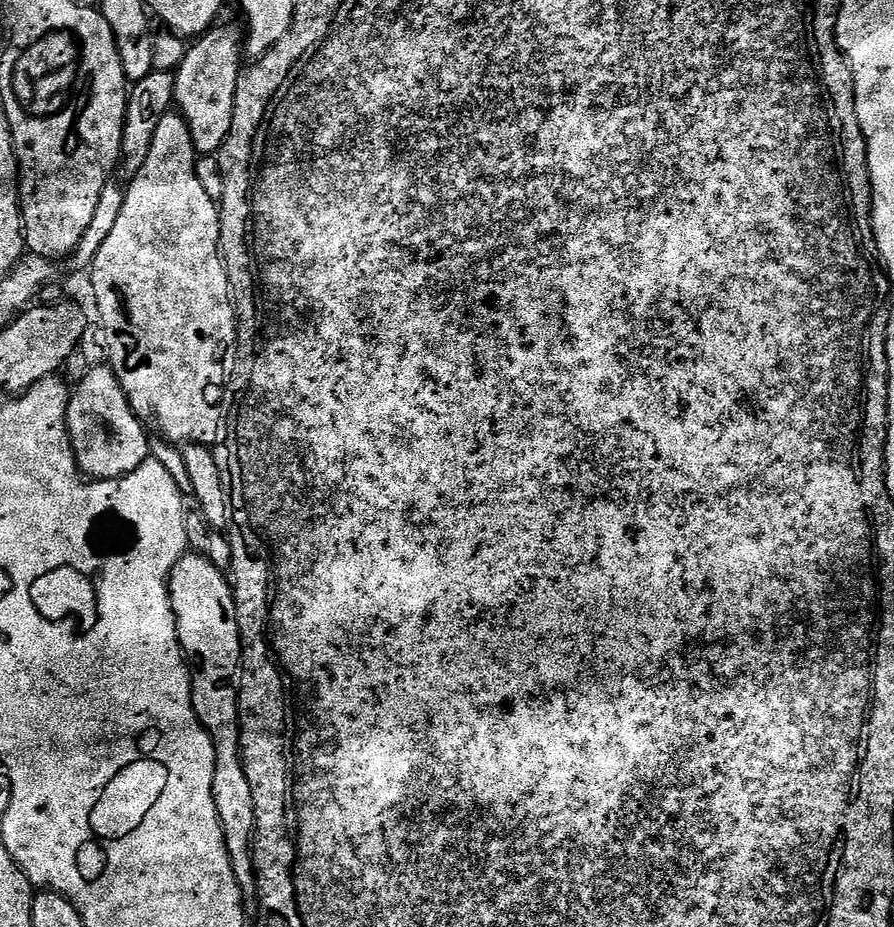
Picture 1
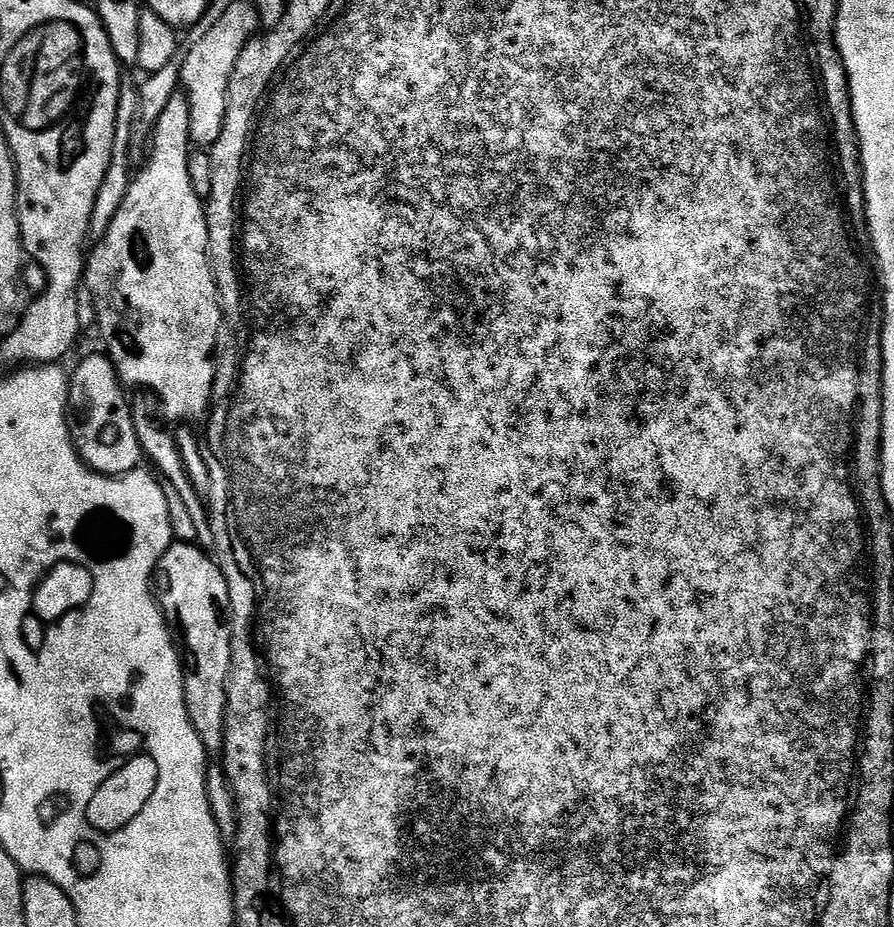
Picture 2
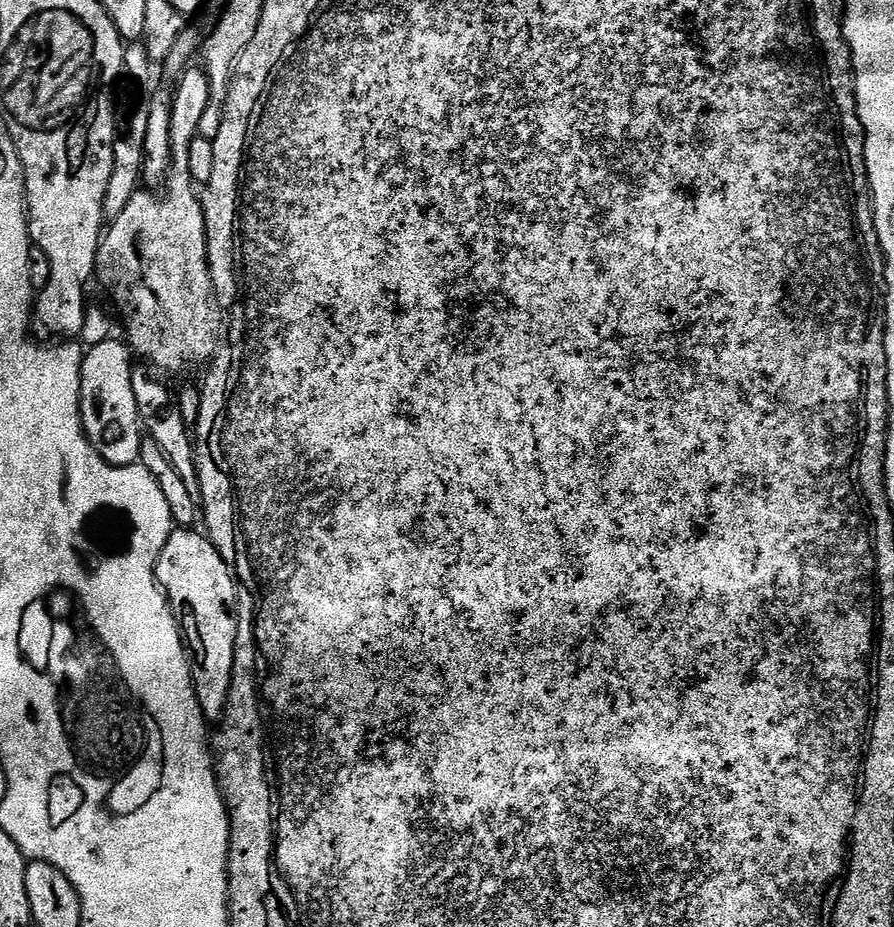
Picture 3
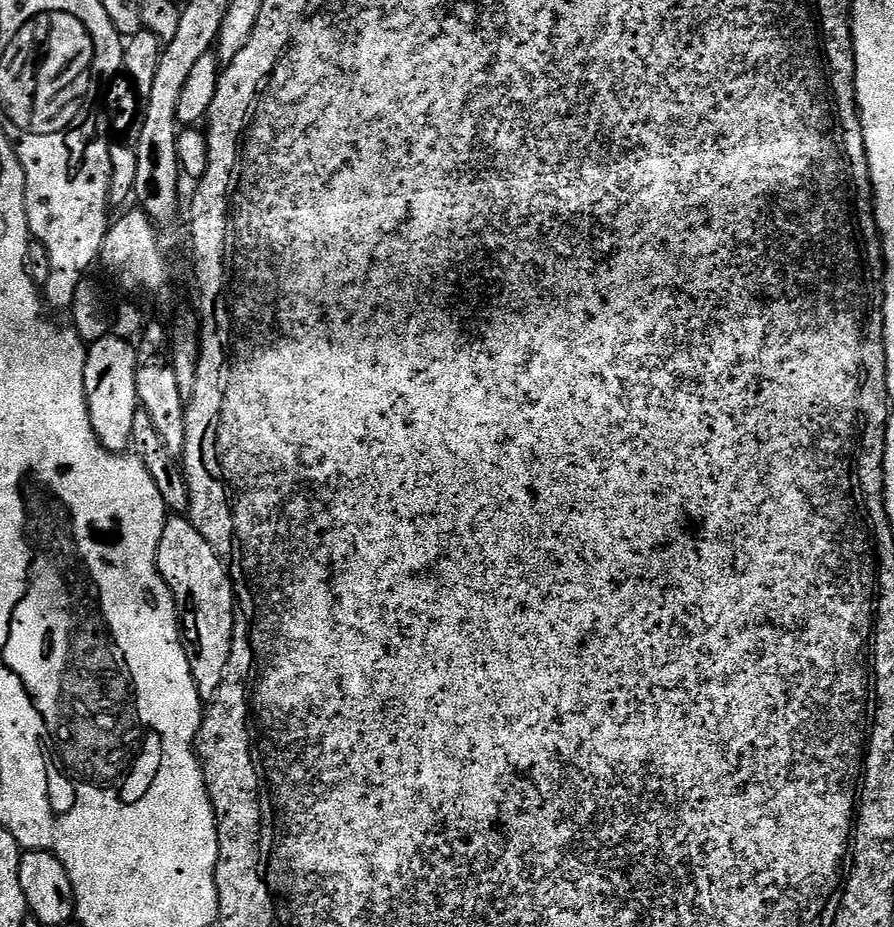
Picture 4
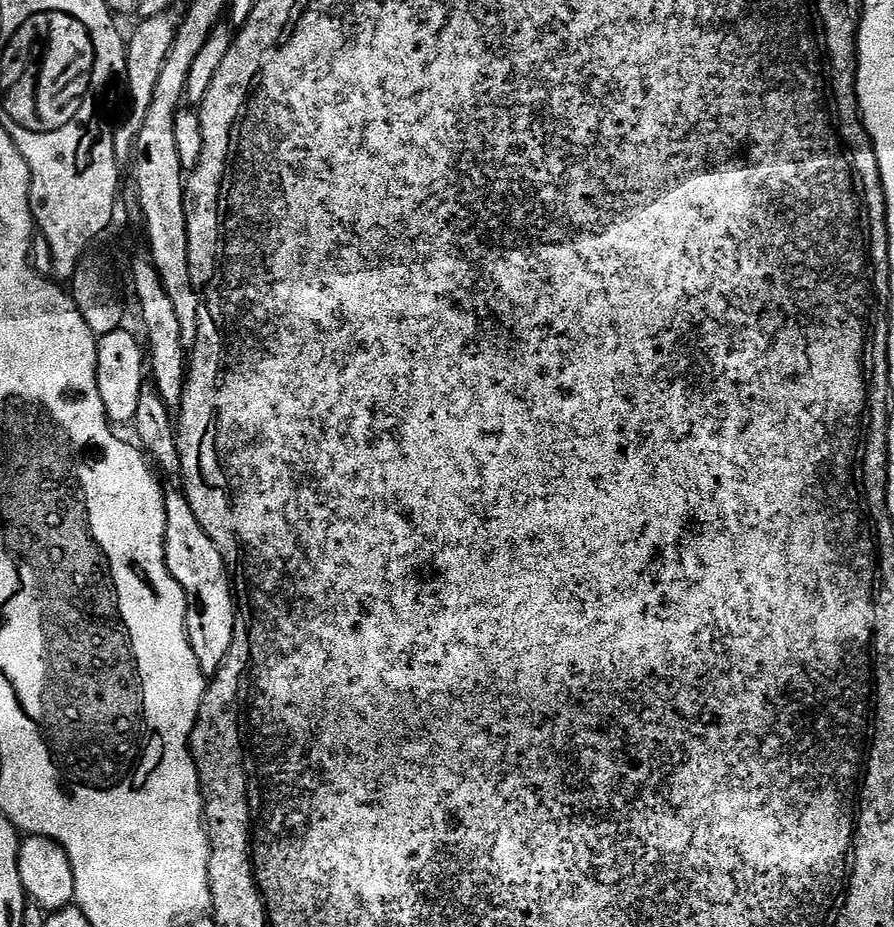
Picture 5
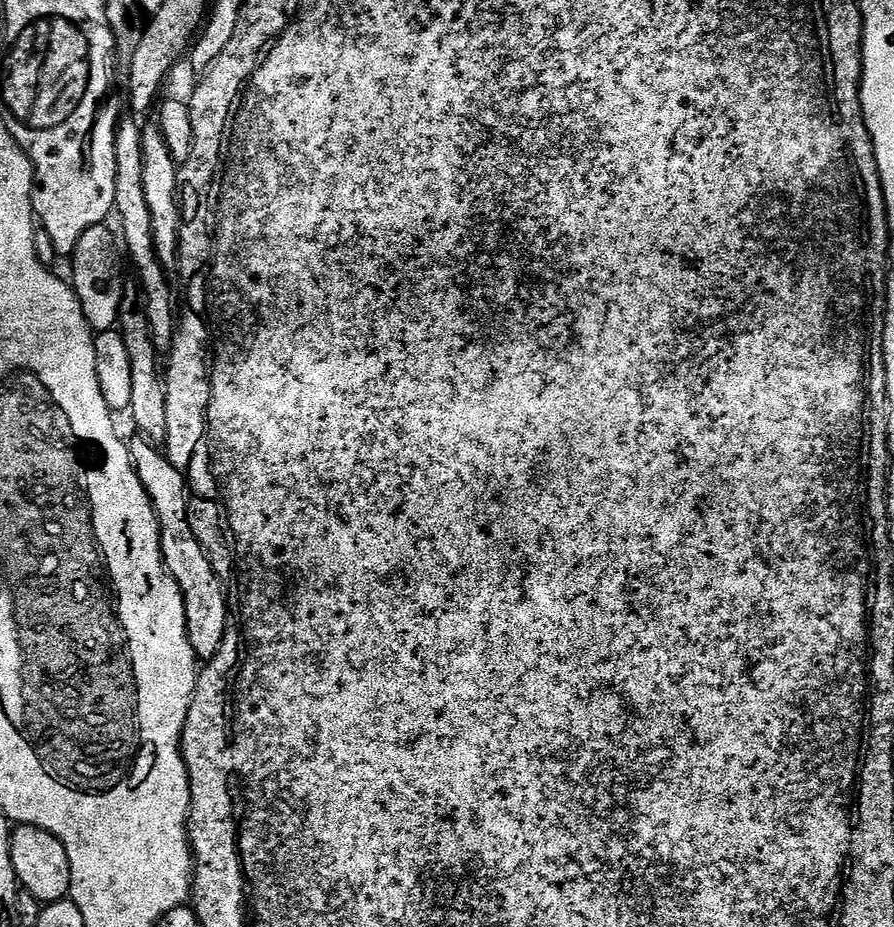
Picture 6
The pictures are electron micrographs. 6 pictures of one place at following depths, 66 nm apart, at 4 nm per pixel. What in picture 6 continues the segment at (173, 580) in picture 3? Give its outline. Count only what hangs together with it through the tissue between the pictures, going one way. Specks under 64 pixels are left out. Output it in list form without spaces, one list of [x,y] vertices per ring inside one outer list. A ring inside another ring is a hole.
[[[139,434],[133,437],[130,440],[132,464],[145,492],[152,499],[156,520],[160,523],[160,552],[164,556],[164,564],[168,573],[178,582],[184,596],[190,646],[201,661],[207,662],[214,654],[218,654],[228,629],[228,597],[224,583],[218,578],[200,537],[192,529],[188,512],[190,489],[183,471],[179,467],[175,468],[172,465],[175,463],[157,445]]]

